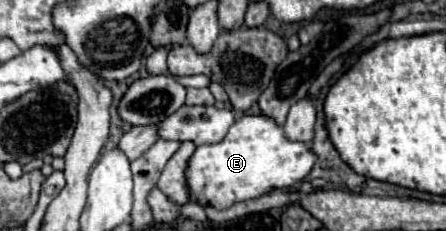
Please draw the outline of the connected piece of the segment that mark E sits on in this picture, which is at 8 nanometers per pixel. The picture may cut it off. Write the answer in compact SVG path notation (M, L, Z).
M242 116L238 122L232 124L230 132L222 142L210 144L210 146L198 146L194 150L186 166L186 186L190 192L190 200L198 202L202 208L212 206L216 210L224 210L236 202L252 200L274 190L288 190L290 186L298 184L310 174L314 162L316 162L316 156L312 154L312 150L302 142L286 140L284 130L276 126L274 120L266 116Z

